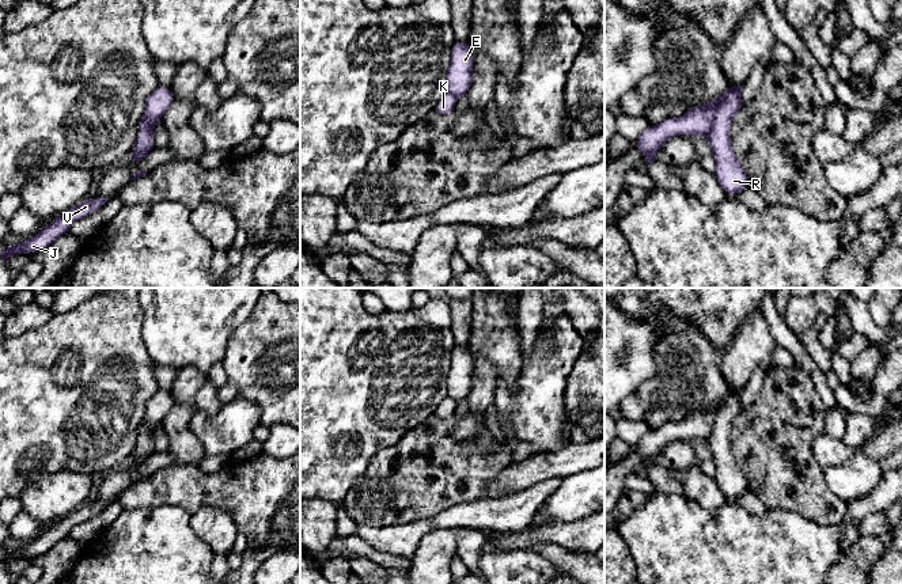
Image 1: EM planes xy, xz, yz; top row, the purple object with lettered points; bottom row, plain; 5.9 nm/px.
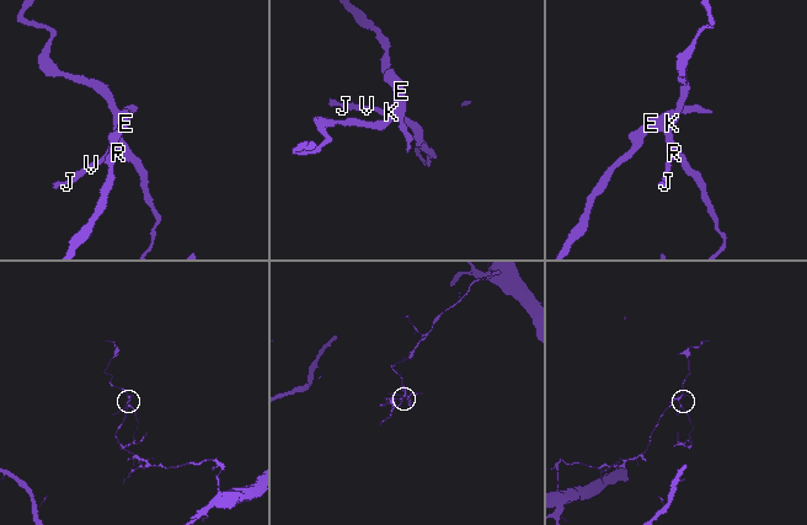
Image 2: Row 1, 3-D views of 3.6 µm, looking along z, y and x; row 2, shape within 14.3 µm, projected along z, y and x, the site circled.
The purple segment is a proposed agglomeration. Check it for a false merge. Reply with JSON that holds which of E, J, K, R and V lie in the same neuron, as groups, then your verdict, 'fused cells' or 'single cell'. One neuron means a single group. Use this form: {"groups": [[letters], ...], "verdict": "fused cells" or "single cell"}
{"groups": [["E"], ["J", "K", "R", "V"]], "verdict": "fused cells"}

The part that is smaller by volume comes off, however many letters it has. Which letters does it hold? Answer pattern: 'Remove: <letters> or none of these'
Remove: J, K, R, V

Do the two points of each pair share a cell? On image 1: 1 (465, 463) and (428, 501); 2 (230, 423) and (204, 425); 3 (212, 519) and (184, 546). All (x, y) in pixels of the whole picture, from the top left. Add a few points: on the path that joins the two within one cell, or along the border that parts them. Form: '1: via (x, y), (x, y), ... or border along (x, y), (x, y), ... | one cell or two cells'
1: via (455, 473), (436, 492) | one cell
2: via (223, 425), (211, 425) | one cell
3: border along (190, 515), (190, 528), (215, 554) | two cells

